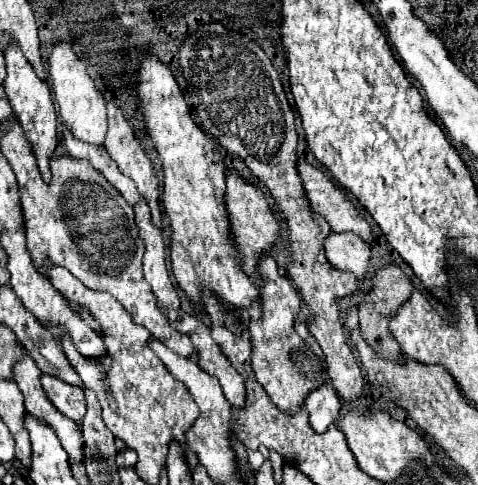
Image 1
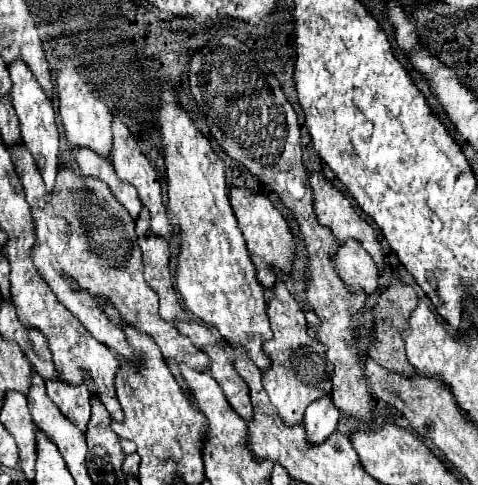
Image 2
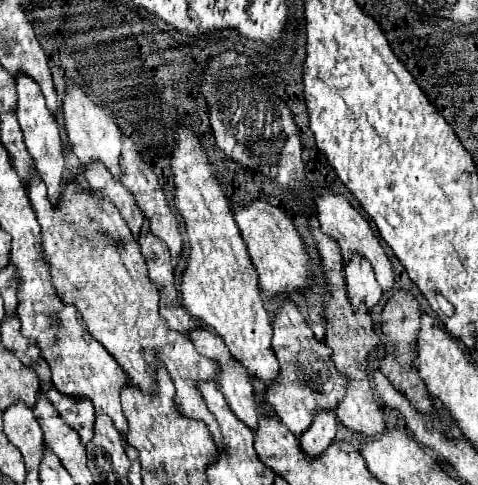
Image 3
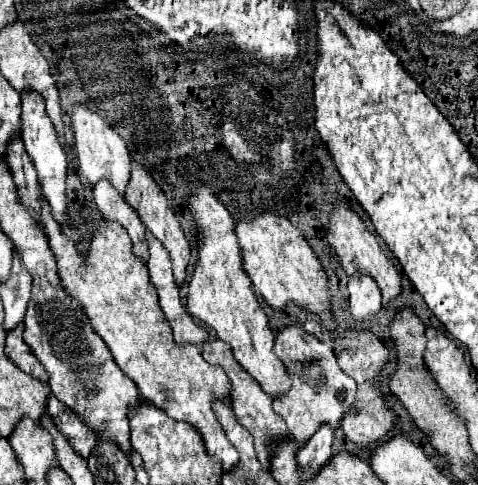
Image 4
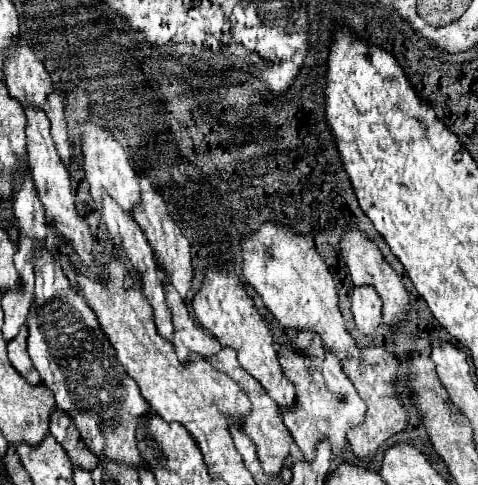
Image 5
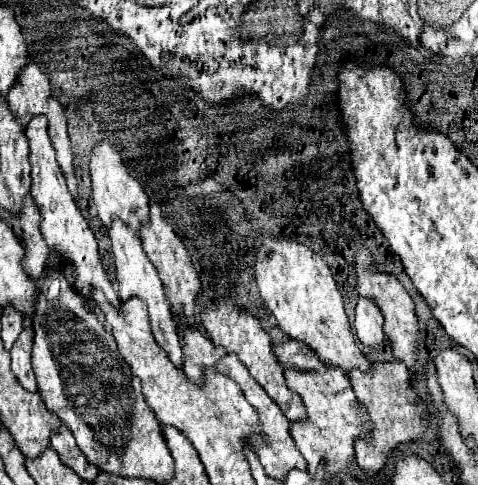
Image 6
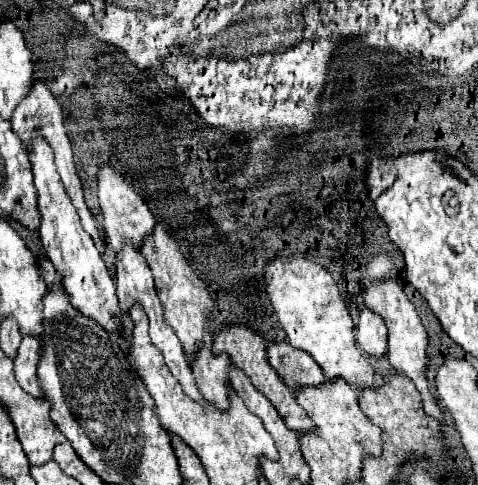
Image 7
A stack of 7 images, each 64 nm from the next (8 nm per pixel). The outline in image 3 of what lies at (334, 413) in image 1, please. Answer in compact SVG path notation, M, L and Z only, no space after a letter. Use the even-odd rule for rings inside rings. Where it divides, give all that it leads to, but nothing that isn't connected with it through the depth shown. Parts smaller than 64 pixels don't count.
M324 412L324 416L316 416L316 420L312 422L312 428L308 428L304 436L300 436L302 452L310 460L322 456L336 436L336 426L338 426L338 420L336 416L332 416L332 412Z

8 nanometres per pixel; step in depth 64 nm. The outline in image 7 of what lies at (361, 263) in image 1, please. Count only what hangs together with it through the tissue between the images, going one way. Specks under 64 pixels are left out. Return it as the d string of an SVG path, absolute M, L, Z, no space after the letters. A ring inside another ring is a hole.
M364 308L360 312L360 322L358 322L358 330L356 330L356 342L358 346L374 356L374 358L382 358L386 356L386 346L388 346L388 330L386 324L380 316L374 316L372 310Z

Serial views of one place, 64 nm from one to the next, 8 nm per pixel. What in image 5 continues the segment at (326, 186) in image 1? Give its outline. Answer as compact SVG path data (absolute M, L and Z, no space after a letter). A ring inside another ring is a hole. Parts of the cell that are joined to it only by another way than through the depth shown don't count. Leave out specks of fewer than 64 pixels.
M352 224L352 226L346 228L346 234L344 234L344 238L342 238L342 258L344 258L346 264L348 264L352 282L354 282L356 286L372 286L372 288L378 292L378 296L382 298L382 304L384 304L384 306L382 306L384 324L386 324L388 328L394 328L394 326L398 326L400 322L404 322L406 312L408 312L408 308L410 308L410 296L408 296L406 288L402 286L398 274L396 274L396 272L392 270L392 266L382 258L378 246L376 246L372 240L368 240L368 238L356 228L356 224Z

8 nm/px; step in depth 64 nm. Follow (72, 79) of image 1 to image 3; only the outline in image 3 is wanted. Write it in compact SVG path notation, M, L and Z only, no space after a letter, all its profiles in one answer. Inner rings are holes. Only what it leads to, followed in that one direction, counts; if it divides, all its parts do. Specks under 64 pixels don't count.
M68 84L66 96L64 96L64 120L66 120L66 134L70 140L72 152L78 156L82 166L90 166L94 162L104 164L116 180L122 178L120 170L120 154L122 154L122 132L116 126L116 122L108 116L108 112L100 106L96 106L78 86Z

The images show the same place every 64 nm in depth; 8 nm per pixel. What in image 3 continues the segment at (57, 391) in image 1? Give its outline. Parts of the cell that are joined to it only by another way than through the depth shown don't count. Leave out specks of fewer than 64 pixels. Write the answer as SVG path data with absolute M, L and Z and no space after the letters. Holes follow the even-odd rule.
M50 386L50 390L46 392L48 400L52 402L52 406L56 408L56 412L62 416L62 420L78 432L80 442L86 446L92 436L94 436L94 408L92 404L88 404L86 400L68 400L66 396L60 396L60 392L56 392L56 388Z

